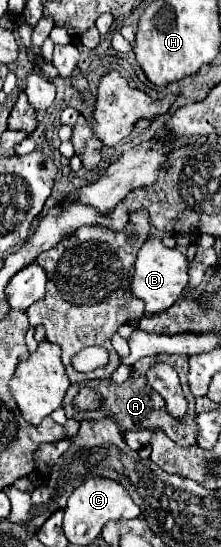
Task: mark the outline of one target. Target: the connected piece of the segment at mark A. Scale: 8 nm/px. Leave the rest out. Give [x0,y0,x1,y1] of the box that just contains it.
[64,355,196,445]

